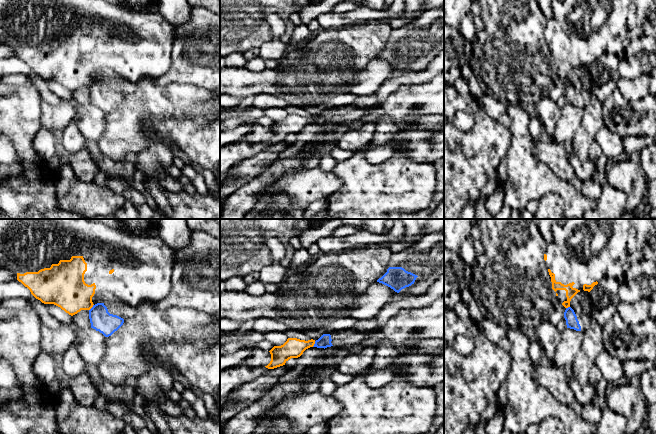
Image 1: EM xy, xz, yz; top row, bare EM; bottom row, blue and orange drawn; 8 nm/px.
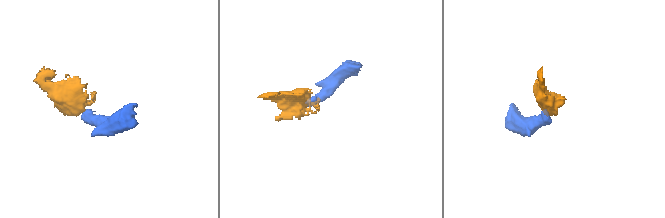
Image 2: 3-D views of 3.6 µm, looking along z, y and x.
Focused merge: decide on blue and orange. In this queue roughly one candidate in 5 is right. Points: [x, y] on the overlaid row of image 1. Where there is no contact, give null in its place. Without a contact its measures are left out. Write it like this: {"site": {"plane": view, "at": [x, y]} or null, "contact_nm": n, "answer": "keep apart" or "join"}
{"site": {"plane": "xy", "at": [92, 307]}, "contact_nm": 70, "answer": "keep apart"}

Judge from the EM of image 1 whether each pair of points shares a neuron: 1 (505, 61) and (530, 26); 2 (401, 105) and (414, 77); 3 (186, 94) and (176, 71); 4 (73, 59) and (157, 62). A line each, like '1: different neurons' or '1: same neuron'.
1: same neuron
2: different neurons
3: different neurons
4: same neuron

